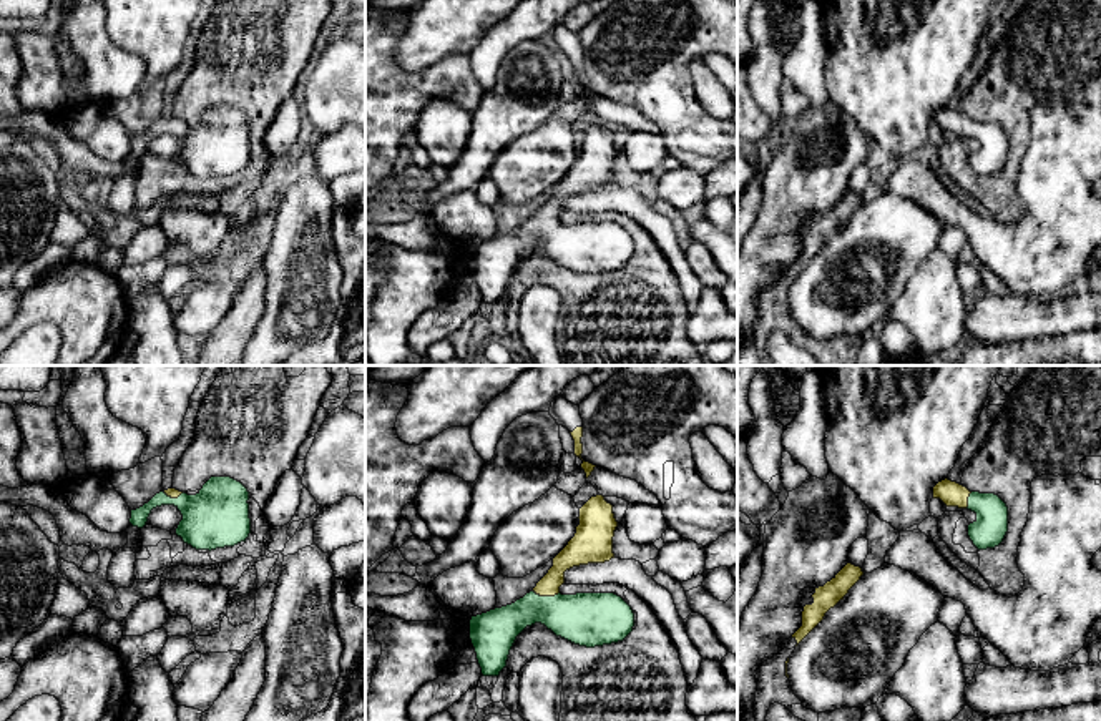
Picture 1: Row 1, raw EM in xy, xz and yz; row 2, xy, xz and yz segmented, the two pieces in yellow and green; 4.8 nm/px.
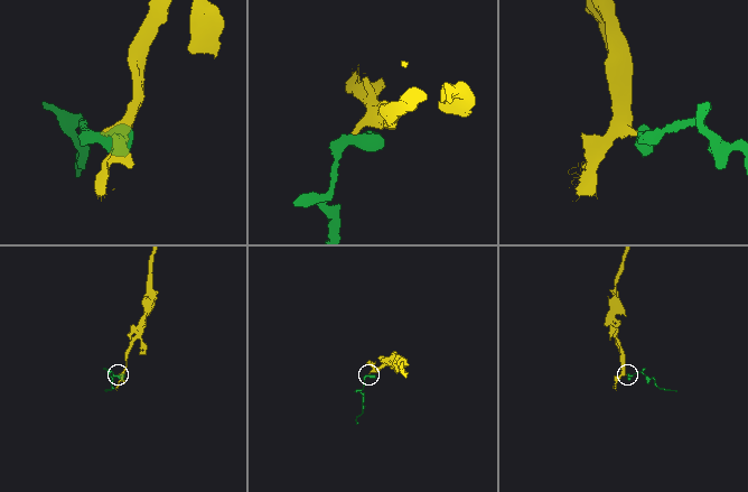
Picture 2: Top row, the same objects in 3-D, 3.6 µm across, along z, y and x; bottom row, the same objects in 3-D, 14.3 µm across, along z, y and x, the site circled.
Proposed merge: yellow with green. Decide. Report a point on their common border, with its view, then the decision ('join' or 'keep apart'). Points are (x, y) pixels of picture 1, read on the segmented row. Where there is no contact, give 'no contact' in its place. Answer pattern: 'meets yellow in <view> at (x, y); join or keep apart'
meets yellow in xz at (547, 595); join

